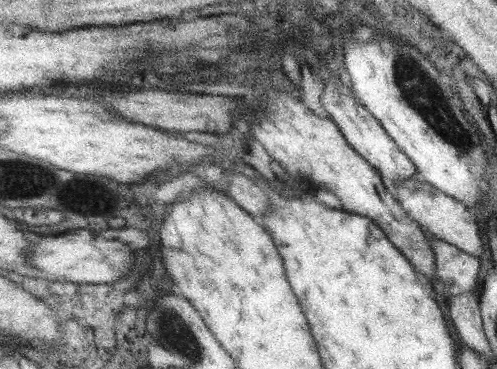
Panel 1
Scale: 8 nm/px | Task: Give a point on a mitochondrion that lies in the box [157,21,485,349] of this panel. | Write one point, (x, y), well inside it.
(419, 90)

